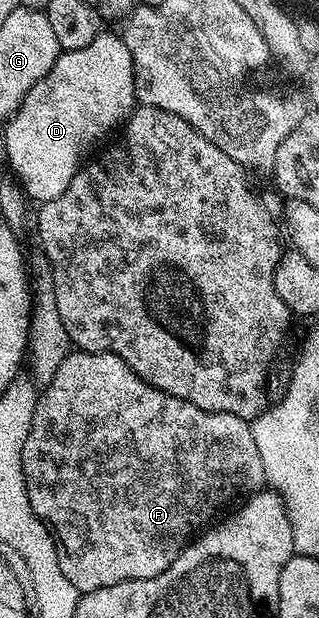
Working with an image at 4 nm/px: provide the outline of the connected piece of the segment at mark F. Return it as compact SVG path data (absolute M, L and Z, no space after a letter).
M106 352L68 354L61 368L57 368L51 383L38 395L31 431L21 452L23 479L27 481L29 504L57 543L61 572L64 573L65 580L69 580L69 584L73 584L73 588L78 590L80 595L84 595L118 582L152 578L165 572L165 568L169 568L173 560L177 560L177 556L192 541L193 535L208 525L207 517L214 510L229 505L234 498L242 499L264 489L261 457L253 440L251 425L248 419L238 418L232 414L214 414L197 408L183 398L166 394L163 390L138 378L115 354Z

